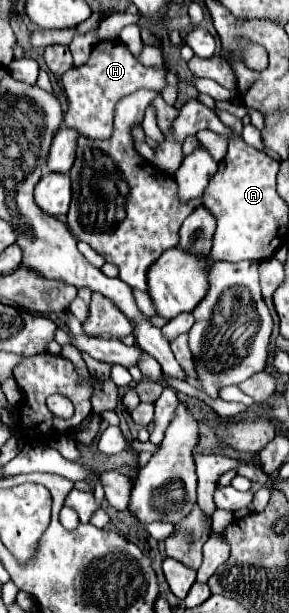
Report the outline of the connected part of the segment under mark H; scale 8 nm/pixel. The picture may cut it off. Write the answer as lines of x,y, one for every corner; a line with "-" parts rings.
106,39
92,49
92,55
84,67
66,71
62,75
62,83
68,95
64,125
90,139
108,139
114,129
112,121
116,103
124,95
130,95
142,87
156,89
160,93
166,85
166,69
148,69
132,57
132,53
120,39

